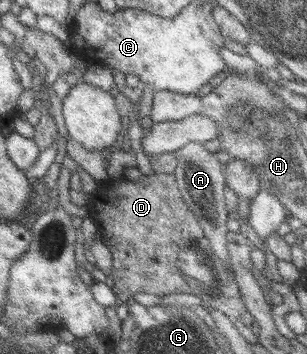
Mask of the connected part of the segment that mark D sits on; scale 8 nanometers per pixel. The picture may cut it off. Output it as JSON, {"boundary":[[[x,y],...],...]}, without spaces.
{"boundary":[[[155,173],[153,176],[143,175],[140,179],[131,182],[124,176],[116,179],[108,178],[105,182],[97,182],[97,187],[88,195],[86,205],[88,218],[97,228],[95,241],[109,241],[115,296],[122,303],[137,292],[147,292],[159,297],[171,293],[192,293],[232,322],[240,320],[245,326],[251,326],[254,318],[245,310],[242,298],[237,292],[238,286],[233,271],[213,254],[195,213],[190,211],[187,203],[182,199],[174,176]]]}

